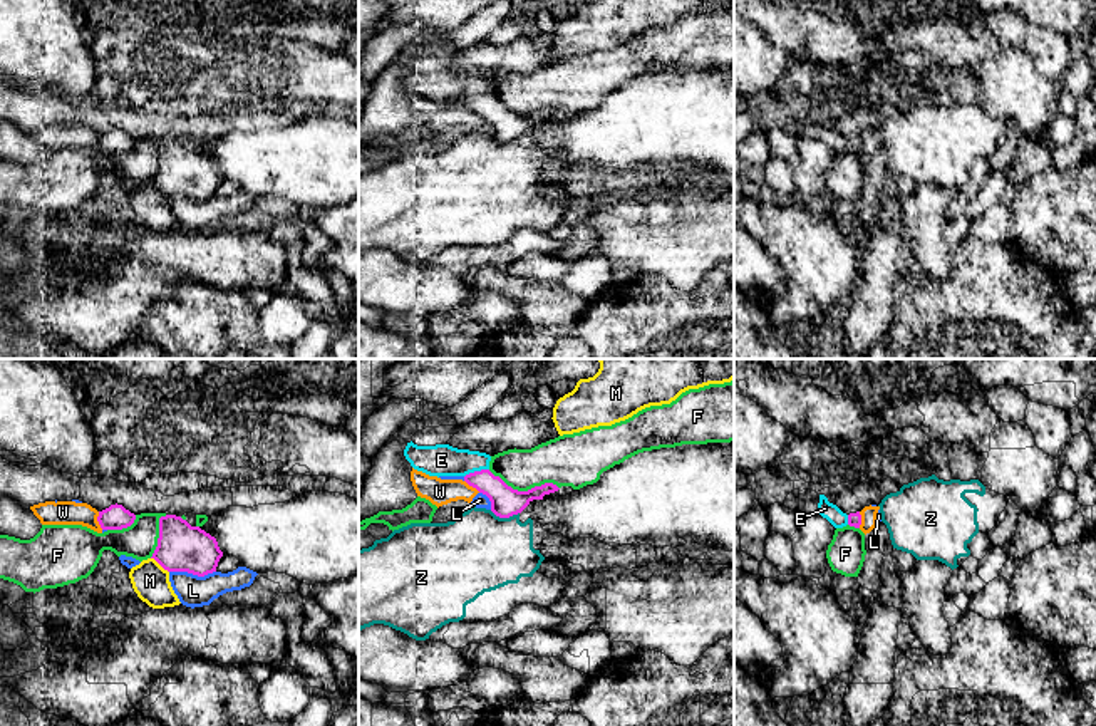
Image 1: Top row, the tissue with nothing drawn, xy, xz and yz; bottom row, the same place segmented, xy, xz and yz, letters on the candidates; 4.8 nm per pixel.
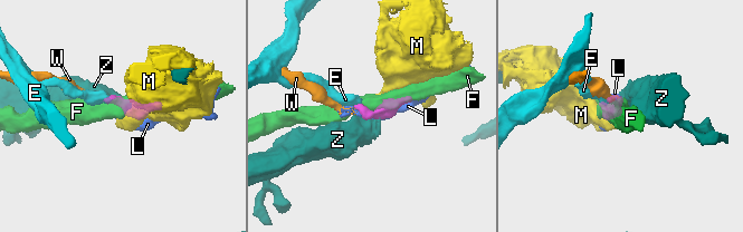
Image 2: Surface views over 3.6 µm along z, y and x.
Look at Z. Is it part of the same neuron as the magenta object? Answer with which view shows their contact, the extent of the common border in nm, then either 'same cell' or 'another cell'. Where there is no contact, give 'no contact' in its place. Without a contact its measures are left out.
meets magenta in xz; contact 140 nm long; another cell

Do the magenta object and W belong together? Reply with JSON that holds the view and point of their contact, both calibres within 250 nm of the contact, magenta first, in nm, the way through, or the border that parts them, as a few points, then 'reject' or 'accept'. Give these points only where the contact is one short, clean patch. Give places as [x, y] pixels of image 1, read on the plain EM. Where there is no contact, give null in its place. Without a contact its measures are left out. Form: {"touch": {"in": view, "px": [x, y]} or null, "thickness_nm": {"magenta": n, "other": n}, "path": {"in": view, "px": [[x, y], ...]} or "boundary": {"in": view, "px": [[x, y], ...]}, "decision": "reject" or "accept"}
{"touch": {"in": "xy", "px": [98, 145]}, "thickness_nm": {"magenta": 120, "other": 110}, "boundary": {"in": "xy", "px": [[98, 136], [98, 146], [103, 153]]}, "decision": "reject"}

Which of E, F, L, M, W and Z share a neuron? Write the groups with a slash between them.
E / F / L W / M / Z

